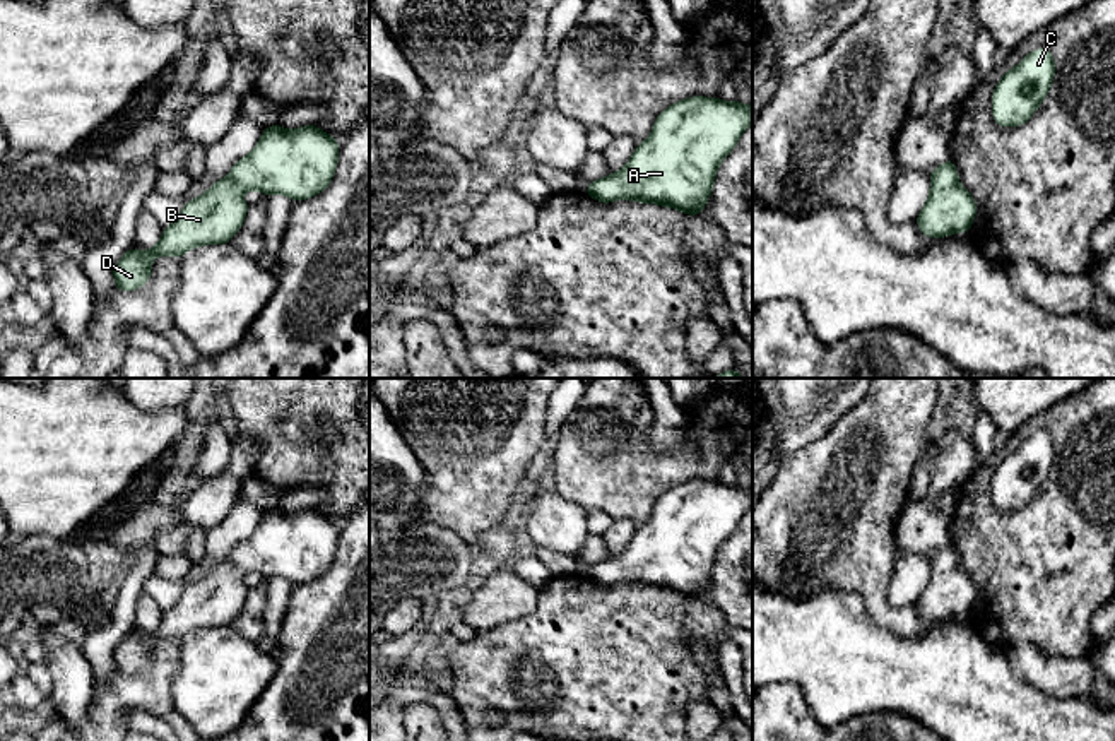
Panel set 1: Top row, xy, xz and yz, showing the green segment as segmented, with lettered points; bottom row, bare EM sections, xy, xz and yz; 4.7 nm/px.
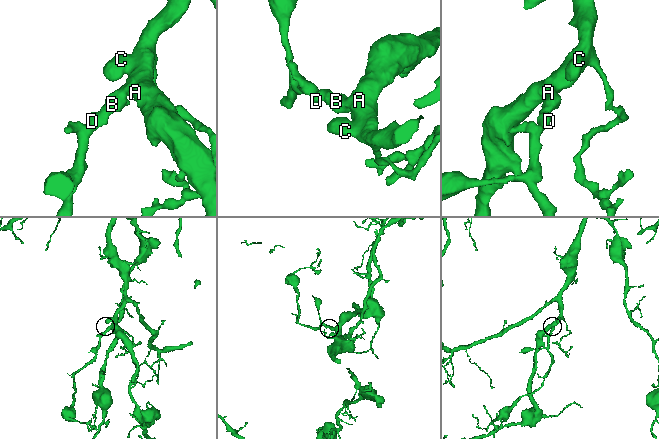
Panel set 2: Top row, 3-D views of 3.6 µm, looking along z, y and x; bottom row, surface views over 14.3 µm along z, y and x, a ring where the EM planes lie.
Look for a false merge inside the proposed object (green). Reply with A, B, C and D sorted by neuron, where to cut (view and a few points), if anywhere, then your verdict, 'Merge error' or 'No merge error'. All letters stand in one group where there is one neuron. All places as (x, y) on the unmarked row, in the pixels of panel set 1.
Groups: A B C D. No split. No merge error

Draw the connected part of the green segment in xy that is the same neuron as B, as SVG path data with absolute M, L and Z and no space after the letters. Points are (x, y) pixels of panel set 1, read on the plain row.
M279 507L265 510L253 534L227 560L183 589L154 631L123 637L113 652L116 673L130 676L142 671L150 662L154 640L181 642L195 630L231 626L250 592L245 573L258 573L265 580L280 577L291 584L318 578L330 568L339 537L337 522L316 508L296 513Z

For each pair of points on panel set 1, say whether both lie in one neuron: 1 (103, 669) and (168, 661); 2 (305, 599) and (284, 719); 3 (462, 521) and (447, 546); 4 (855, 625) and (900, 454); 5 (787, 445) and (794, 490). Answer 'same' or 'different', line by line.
1: different
2: same
3: different
4: different
5: different

